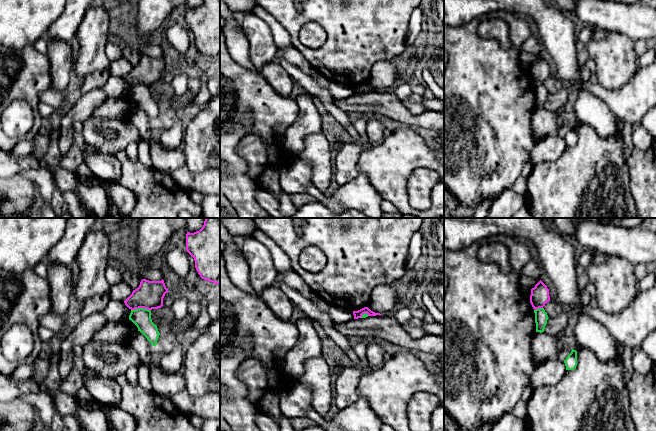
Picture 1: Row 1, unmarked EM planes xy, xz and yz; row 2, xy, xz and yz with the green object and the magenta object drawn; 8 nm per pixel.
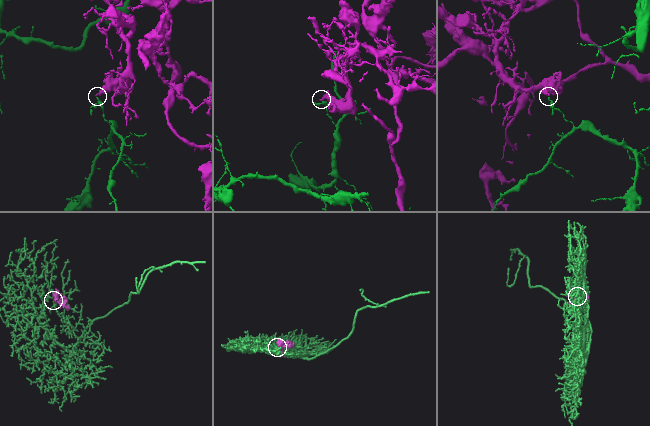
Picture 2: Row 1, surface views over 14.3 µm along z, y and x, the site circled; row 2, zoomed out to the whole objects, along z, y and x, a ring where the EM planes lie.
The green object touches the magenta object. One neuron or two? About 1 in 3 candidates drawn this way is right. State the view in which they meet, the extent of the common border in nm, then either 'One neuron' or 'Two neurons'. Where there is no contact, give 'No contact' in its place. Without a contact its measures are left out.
Touches green in xy. Shared border 160 nm. Two neurons

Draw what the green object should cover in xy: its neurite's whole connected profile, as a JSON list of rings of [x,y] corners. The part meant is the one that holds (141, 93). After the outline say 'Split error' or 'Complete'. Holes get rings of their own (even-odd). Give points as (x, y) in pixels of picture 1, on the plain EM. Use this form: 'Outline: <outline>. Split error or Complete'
Outline: [[[144,84],[131,86],[129,96],[137,102],[138,107],[140,107],[153,122],[157,121],[160,109],[157,102],[152,98],[151,86]]]. Complete

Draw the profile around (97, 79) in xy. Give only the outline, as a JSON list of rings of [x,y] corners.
[[[99,69],[89,75],[87,75],[80,85],[80,91],[83,94],[87,92],[102,87],[106,84],[110,73],[108,69]]]

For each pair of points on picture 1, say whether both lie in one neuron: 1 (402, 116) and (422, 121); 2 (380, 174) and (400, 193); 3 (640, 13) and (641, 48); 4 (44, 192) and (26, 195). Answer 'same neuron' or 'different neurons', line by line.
1: same neuron
2: same neuron
3: different neurons
4: different neurons

